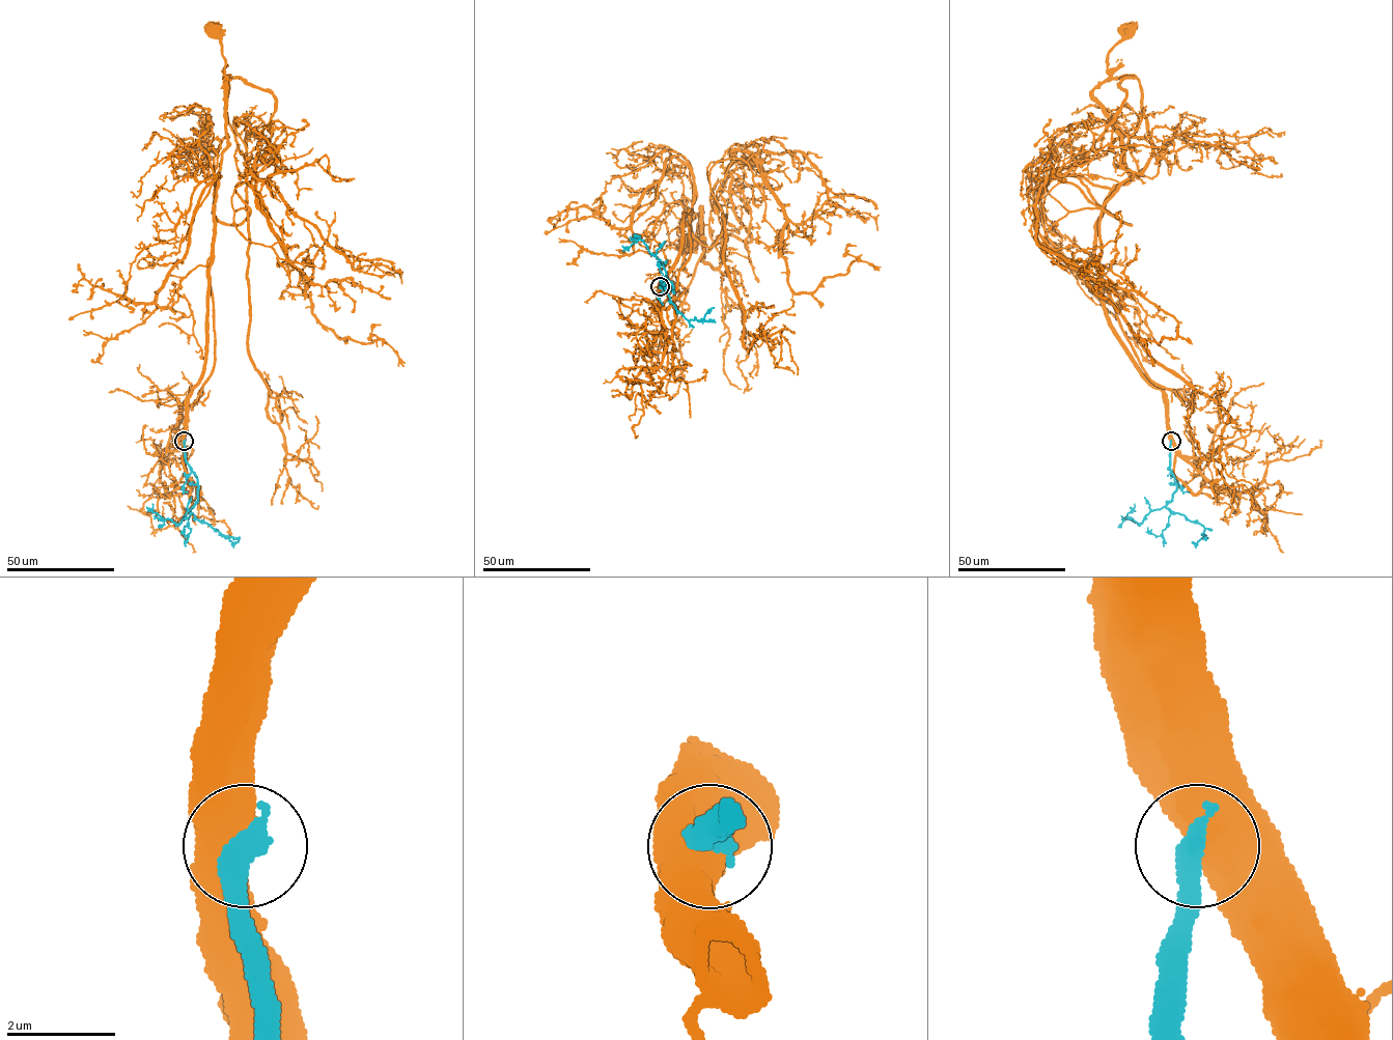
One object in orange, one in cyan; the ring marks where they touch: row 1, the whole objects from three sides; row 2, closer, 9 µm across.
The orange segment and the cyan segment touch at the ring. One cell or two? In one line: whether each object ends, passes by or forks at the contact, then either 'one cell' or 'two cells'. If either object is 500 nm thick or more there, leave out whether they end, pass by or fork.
two cells

